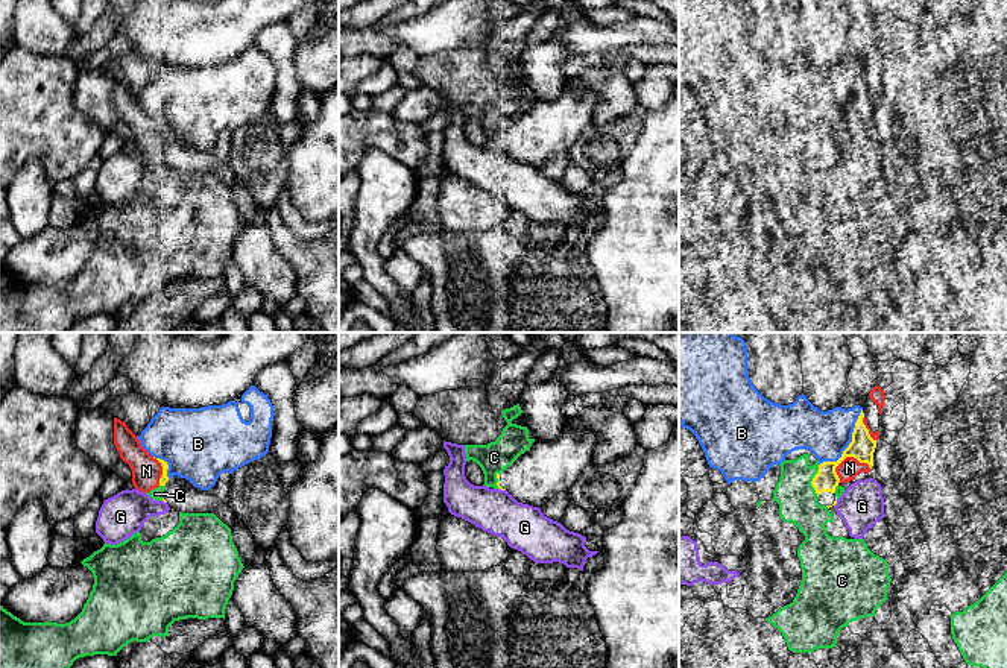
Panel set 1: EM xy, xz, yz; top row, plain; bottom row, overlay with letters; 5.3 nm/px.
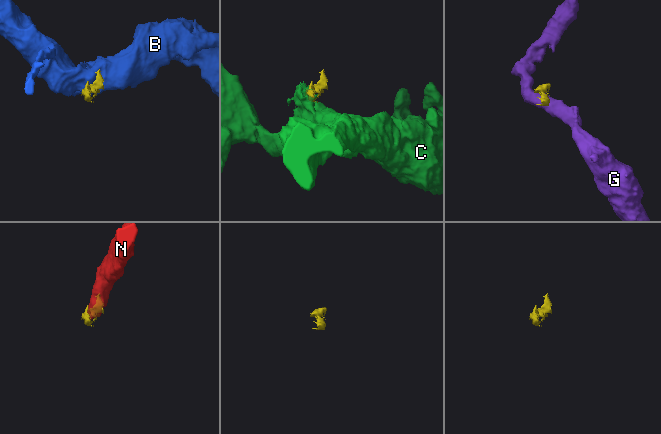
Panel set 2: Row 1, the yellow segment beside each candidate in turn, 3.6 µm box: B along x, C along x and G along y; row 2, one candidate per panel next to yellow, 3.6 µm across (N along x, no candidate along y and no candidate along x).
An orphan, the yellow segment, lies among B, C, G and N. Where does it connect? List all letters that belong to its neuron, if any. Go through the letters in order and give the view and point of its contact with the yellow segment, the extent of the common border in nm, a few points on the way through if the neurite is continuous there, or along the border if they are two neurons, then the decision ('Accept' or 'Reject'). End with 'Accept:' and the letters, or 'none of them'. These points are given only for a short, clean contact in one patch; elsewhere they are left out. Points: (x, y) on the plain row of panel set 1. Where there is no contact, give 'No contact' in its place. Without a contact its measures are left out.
B: Touches yellow at yz (849, 103). Shared border 380 nm. Reject
C: Touches yellow at yz (813, 140). Shared border 170 nm. Reject
G: Touches yellow at xz (501, 149). Shared border 40 nm. Reject
N: Touches yellow at yz (851, 116). Shared border 200 nm. Accept
Accept: N

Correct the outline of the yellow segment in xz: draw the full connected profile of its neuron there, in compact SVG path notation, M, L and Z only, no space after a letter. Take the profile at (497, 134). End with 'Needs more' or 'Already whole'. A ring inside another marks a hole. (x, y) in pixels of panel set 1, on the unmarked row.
M567 82L553 100L535 100L529 111L497 134L497 146L518 162L541 169L556 153L570 150L592 123L595 105L594 93L577 93Z. Needs more

